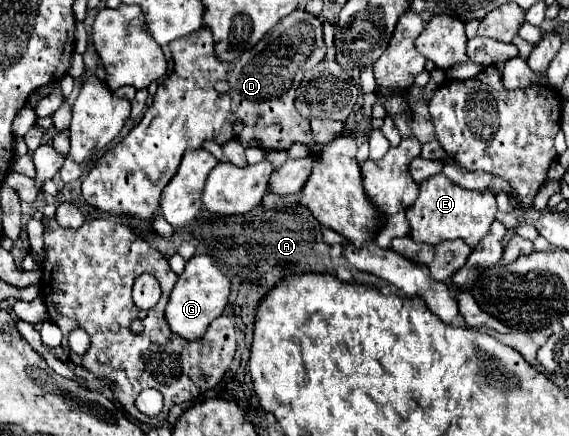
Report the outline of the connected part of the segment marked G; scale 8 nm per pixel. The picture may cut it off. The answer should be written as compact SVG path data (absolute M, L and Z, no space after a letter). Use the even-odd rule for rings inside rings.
M203 254L203 256L193 256L191 260L187 260L183 274L179 276L171 298L167 302L165 308L165 318L169 328L183 336L185 340L199 340L205 330L209 328L209 324L223 314L225 304L229 298L229 280L227 276L213 264L211 256Z

